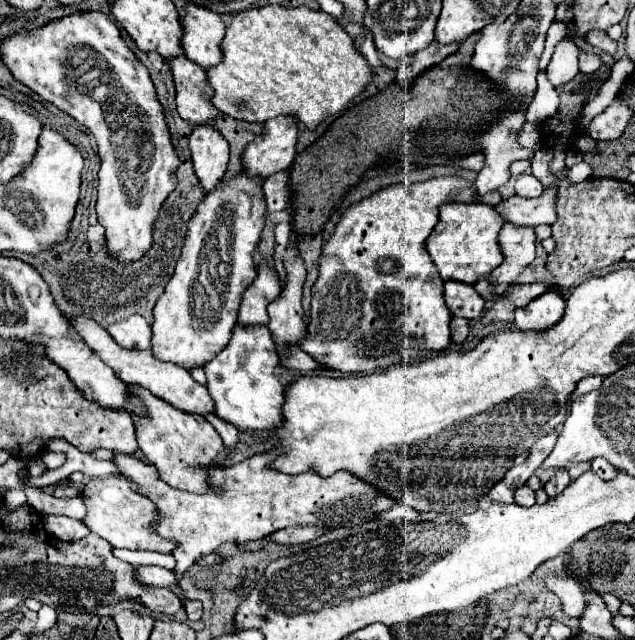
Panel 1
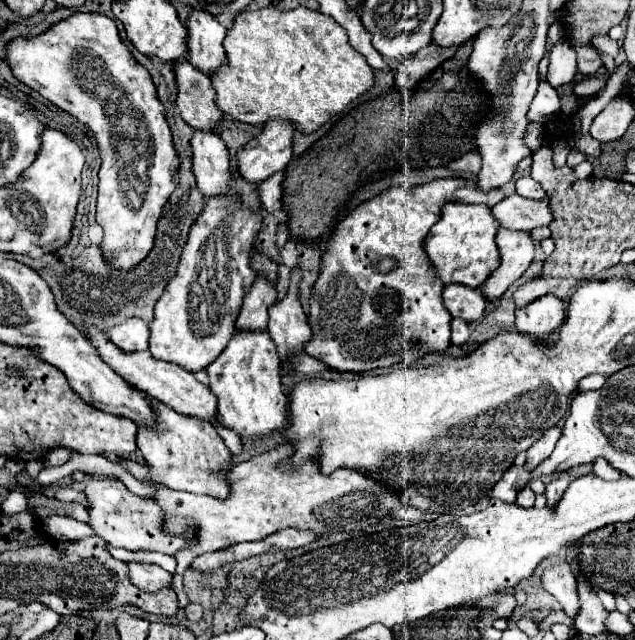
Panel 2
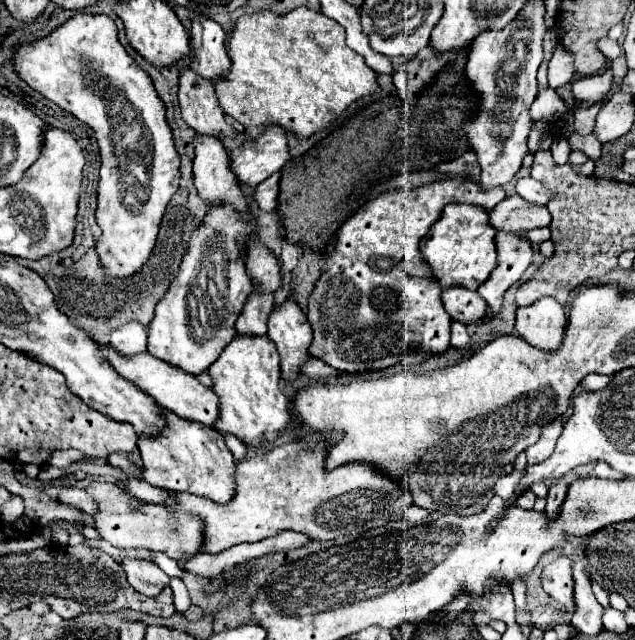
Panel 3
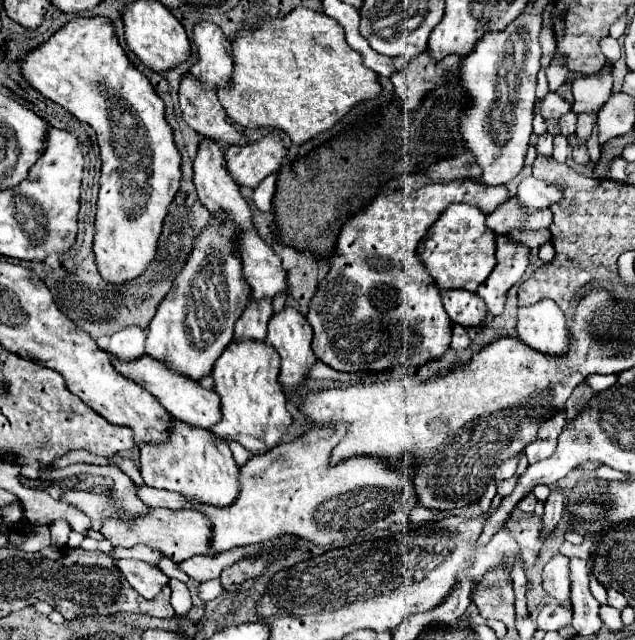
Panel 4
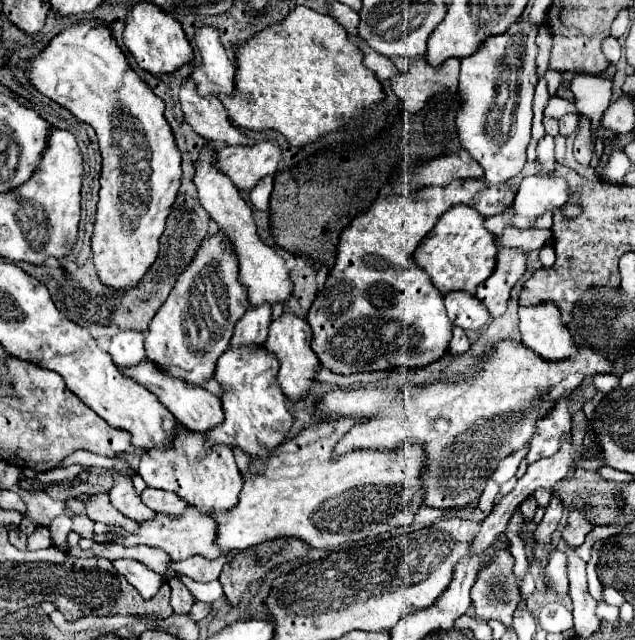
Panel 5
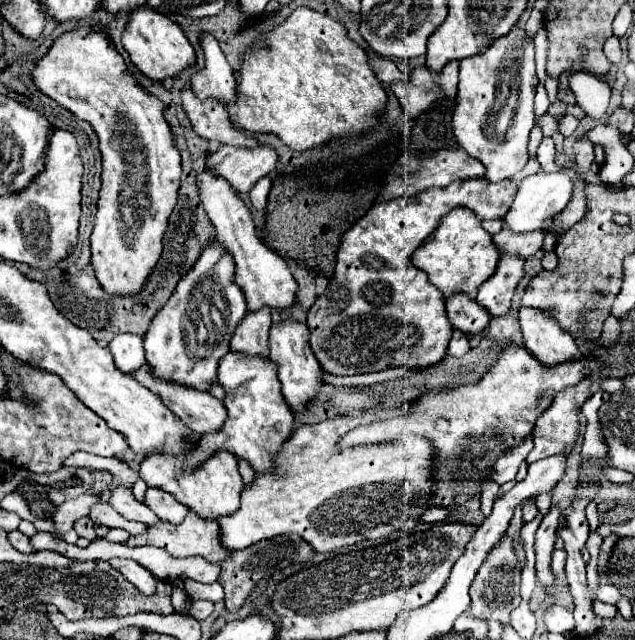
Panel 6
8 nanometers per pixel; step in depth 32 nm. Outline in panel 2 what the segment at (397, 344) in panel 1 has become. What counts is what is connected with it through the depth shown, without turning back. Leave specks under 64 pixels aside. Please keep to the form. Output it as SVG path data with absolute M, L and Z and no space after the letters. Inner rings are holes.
M436 178L432 182L420 184L420 186L412 186L412 188L404 188L404 186L392 186L384 192L380 192L378 196L374 196L372 200L362 202L360 206L352 208L346 212L346 216L336 224L330 240L326 242L324 254L322 254L322 266L320 266L320 276L312 288L312 298L310 298L310 328L312 328L312 338L310 342L306 342L304 352L310 354L312 358L324 362L326 366L330 366L332 370L340 370L340 372L370 372L376 368L390 368L396 362L406 362L406 364L414 364L418 358L422 358L426 352L444 352L450 346L450 312L446 310L444 302L442 302L442 280L438 278L438 274L434 274L434 266L430 266L430 258L426 258L426 252L422 248L422 242L426 238L426 234L430 232L430 228L438 222L440 218L440 208L446 202L466 202L466 204L486 204L486 206L494 206L504 198L504 194L500 190L490 190L486 194L482 194L476 184L472 180L464 180L464 178Z

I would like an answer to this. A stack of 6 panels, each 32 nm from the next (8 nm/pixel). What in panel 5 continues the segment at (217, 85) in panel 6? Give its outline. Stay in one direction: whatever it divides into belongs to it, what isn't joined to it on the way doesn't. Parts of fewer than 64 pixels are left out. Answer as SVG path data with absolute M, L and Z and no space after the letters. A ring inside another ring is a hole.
M214 26L196 28L196 46L202 56L202 64L192 70L192 78L198 84L200 94L230 94L234 90L234 64L228 58L220 32Z

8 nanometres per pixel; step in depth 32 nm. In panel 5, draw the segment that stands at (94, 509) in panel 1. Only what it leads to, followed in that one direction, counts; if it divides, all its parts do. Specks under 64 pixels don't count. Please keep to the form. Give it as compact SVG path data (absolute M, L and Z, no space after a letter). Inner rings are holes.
M188 506L186 512L178 518L156 512L152 520L144 520L140 522L140 528L136 532L126 532L122 526L108 526L108 534L116 534L116 538L112 540L114 544L122 544L122 546L136 546L136 544L146 544L146 546L154 546L154 548L162 548L172 560L186 560L190 556L204 556L204 558L218 558L222 556L222 550L216 548L214 536L216 536L216 524L210 516L194 510L194 506Z

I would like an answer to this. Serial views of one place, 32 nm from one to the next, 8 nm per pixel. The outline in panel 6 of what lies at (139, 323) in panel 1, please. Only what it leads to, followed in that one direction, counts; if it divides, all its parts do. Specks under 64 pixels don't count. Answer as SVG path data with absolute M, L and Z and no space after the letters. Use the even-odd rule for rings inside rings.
M118 334L110 342L108 350L112 352L116 366L122 372L132 372L142 364L146 364L142 342L144 342L144 336L138 336L138 334Z

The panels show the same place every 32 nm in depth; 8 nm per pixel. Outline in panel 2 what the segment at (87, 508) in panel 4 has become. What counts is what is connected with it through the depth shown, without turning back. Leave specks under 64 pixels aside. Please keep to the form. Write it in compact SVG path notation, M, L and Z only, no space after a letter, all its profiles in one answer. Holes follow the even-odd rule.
M60 488L60 490L56 492L56 498L60 498L60 500L78 500L78 502L82 502L84 506L88 506L84 492L80 492L80 490L76 490L76 488Z

